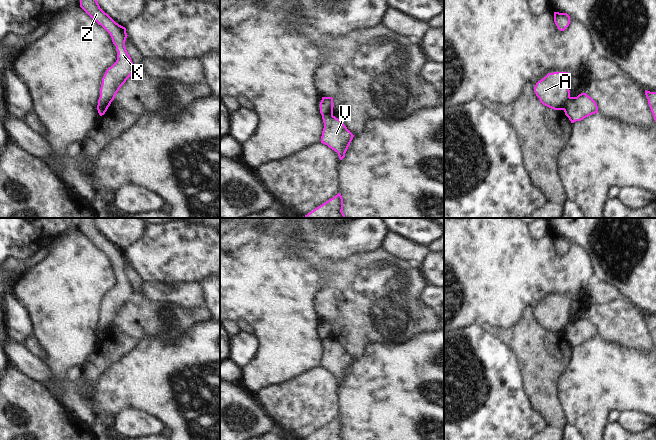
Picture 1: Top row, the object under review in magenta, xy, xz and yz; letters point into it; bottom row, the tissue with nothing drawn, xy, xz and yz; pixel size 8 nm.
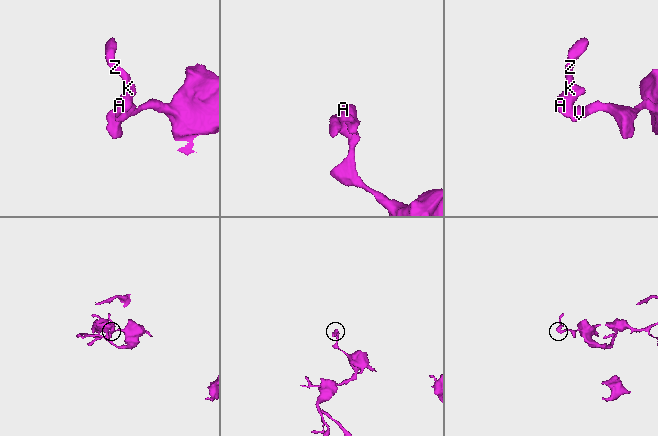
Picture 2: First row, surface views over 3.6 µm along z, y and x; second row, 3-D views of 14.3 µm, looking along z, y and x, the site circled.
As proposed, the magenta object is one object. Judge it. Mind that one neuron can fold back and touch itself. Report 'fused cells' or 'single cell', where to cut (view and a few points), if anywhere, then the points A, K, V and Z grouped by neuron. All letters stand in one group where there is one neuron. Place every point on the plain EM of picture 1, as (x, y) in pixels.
fused cells; cut in yz along (570, 321), (563, 333); A K Z / V

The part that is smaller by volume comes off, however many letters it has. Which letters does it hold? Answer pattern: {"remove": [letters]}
{"remove": ["A", "K", "Z"]}

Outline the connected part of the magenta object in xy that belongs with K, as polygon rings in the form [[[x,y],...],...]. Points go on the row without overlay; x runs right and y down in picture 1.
[[[77,218],[77,221],[80,223],[80,231],[110,258],[118,276],[116,286],[106,294],[102,302],[97,329],[97,334],[100,335],[103,331],[110,330],[121,310],[133,297],[134,289],[125,271],[128,259],[125,251],[116,247],[100,232],[95,218]]]

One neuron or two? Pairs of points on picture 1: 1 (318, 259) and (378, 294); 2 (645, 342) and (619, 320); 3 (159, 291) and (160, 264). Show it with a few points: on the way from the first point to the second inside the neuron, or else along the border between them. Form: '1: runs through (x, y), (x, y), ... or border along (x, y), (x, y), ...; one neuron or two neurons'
1: runs through (333, 272), (347, 280), (363, 294); one neuron
2: runs through (639, 339), (625, 326); one neuron
3: border along (183, 282), (179, 284), (146, 283); two neurons

